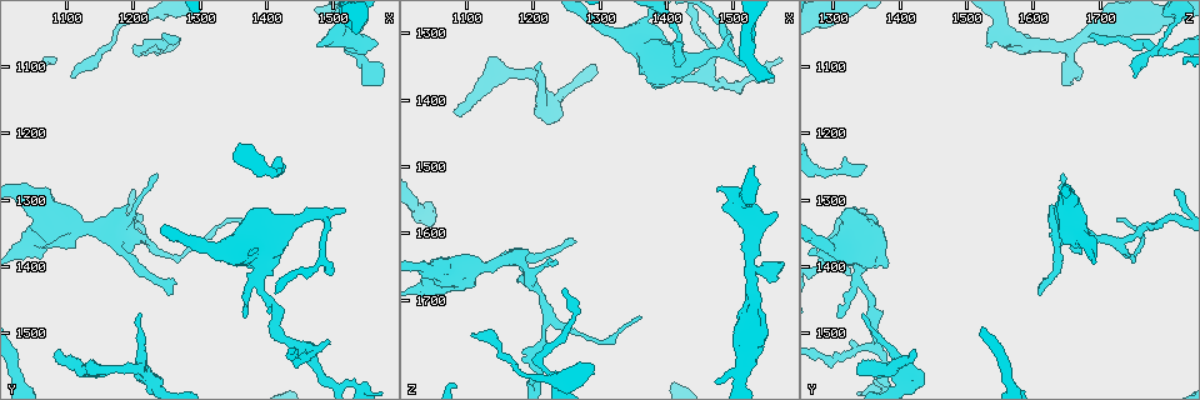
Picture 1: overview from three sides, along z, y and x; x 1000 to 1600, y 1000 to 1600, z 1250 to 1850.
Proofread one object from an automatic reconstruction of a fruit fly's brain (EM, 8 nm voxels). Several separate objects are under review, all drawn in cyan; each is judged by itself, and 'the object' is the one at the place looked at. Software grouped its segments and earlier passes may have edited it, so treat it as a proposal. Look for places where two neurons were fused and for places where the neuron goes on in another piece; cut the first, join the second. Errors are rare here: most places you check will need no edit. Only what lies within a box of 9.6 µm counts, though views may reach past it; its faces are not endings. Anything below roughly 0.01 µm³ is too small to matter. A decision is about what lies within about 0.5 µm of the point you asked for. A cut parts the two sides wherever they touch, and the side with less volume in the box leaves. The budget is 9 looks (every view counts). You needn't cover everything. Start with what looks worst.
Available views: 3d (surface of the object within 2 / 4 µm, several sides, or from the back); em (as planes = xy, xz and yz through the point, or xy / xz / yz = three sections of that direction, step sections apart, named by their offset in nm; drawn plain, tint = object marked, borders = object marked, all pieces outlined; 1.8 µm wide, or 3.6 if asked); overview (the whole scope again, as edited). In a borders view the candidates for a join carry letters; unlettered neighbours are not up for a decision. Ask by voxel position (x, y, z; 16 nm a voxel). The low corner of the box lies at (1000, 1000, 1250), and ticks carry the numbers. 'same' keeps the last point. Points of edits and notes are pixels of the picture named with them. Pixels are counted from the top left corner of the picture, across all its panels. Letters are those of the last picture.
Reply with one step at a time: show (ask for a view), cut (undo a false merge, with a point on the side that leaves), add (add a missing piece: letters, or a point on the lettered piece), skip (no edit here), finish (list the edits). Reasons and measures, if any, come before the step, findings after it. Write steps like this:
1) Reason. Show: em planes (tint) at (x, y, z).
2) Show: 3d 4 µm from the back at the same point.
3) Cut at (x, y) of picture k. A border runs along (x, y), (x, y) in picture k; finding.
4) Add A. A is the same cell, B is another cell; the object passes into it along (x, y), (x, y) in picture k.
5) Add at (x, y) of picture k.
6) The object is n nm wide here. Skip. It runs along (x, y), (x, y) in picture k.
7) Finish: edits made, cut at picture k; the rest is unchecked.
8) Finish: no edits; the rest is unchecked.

Branch stops here. Show: em xz step 4 (borders) at (1085, 1530, 1415).

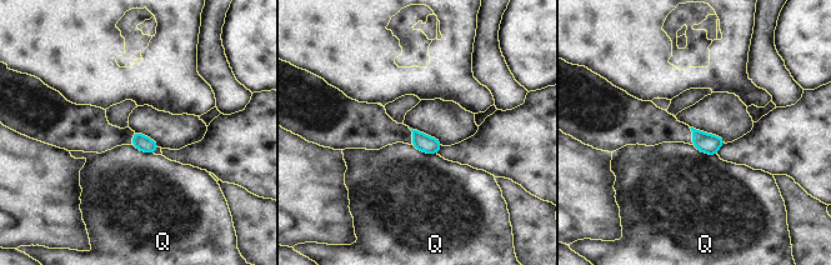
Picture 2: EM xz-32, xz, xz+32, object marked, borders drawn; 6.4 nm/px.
Show: em planes (borders) at the same point.

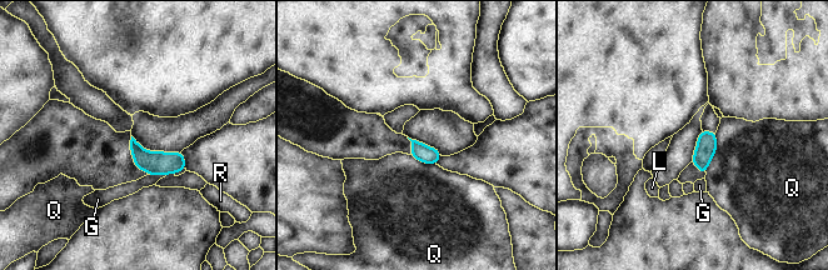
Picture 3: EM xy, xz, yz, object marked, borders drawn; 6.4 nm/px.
Skip. G, L, Q and R are other cells; a border runs along (716, 133), (716, 153), (704, 171) in picture 3; no lettered piece goes on from it.

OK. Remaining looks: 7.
Thin end. Show: em xy step 8 (tint) at (1105, 1115, 1755).

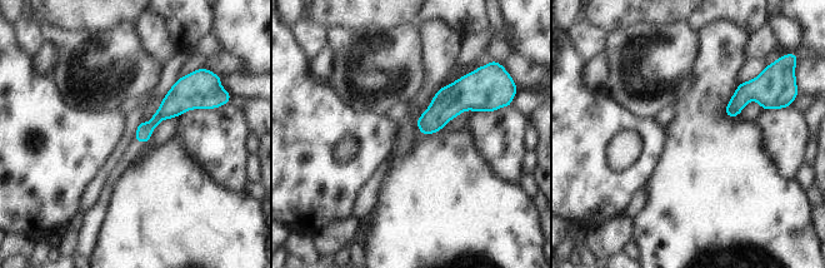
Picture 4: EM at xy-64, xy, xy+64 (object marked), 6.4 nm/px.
Cut it another way. Show: em planes (borders) at the same point.

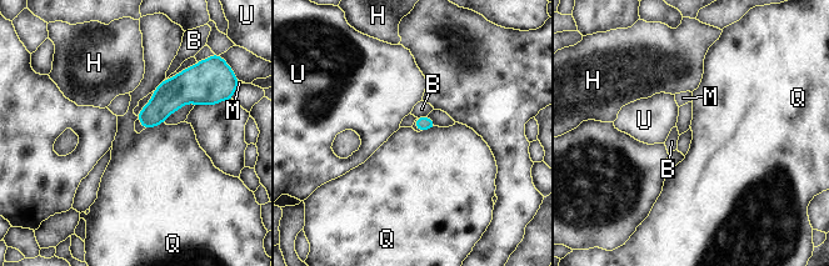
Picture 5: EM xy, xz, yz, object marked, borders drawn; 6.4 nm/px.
Skip. B, H, M, Q and U are other cells; a border runs along (163, 121), (144, 130) in picture 5; no lettered piece goes on from it.

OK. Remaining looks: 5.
Free end. Show: 3d 4 µm from the back at (1415, 1245, 1355).

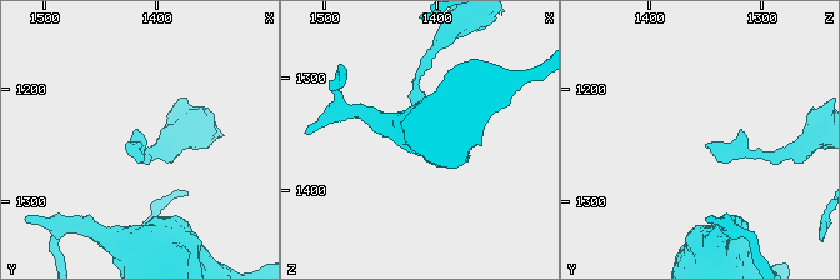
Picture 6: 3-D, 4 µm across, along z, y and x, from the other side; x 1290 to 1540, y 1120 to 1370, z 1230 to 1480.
Show: em planes (plain) at (1416, 1246, 1350).

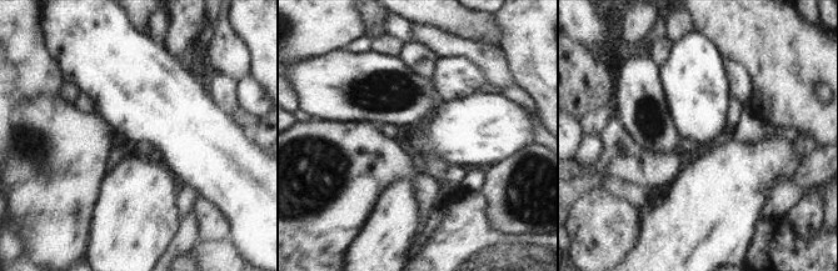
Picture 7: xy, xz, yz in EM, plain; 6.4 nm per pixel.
Show: em planes (borders) at the same point.

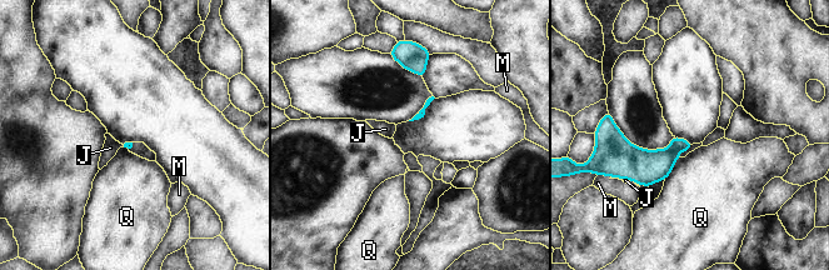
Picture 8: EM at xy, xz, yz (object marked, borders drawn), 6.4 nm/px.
The longest contact is with Q, 170 nm. Skip. J, M and Q are other cells; no lettered piece goes on from it.

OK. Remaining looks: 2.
Tapers out. Show: em planes (borders) at (1210, 1470, 1345).

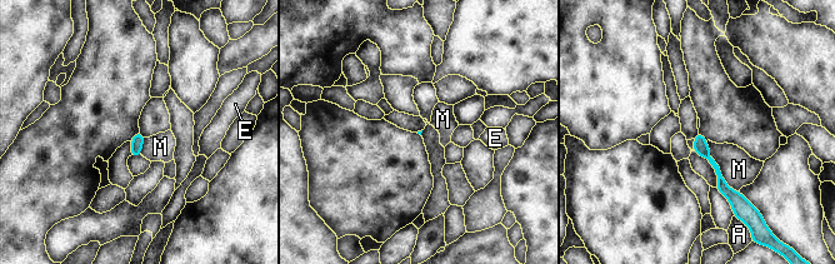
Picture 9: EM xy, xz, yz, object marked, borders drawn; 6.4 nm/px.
The longest contact is with M, 400 nm. Skip. A, E and M are other cells; a border runs along (706, 140), (724, 180), (738, 192) in picture 9; none of them fits.

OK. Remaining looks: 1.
Finish: no edits; the rest is unchecked.

